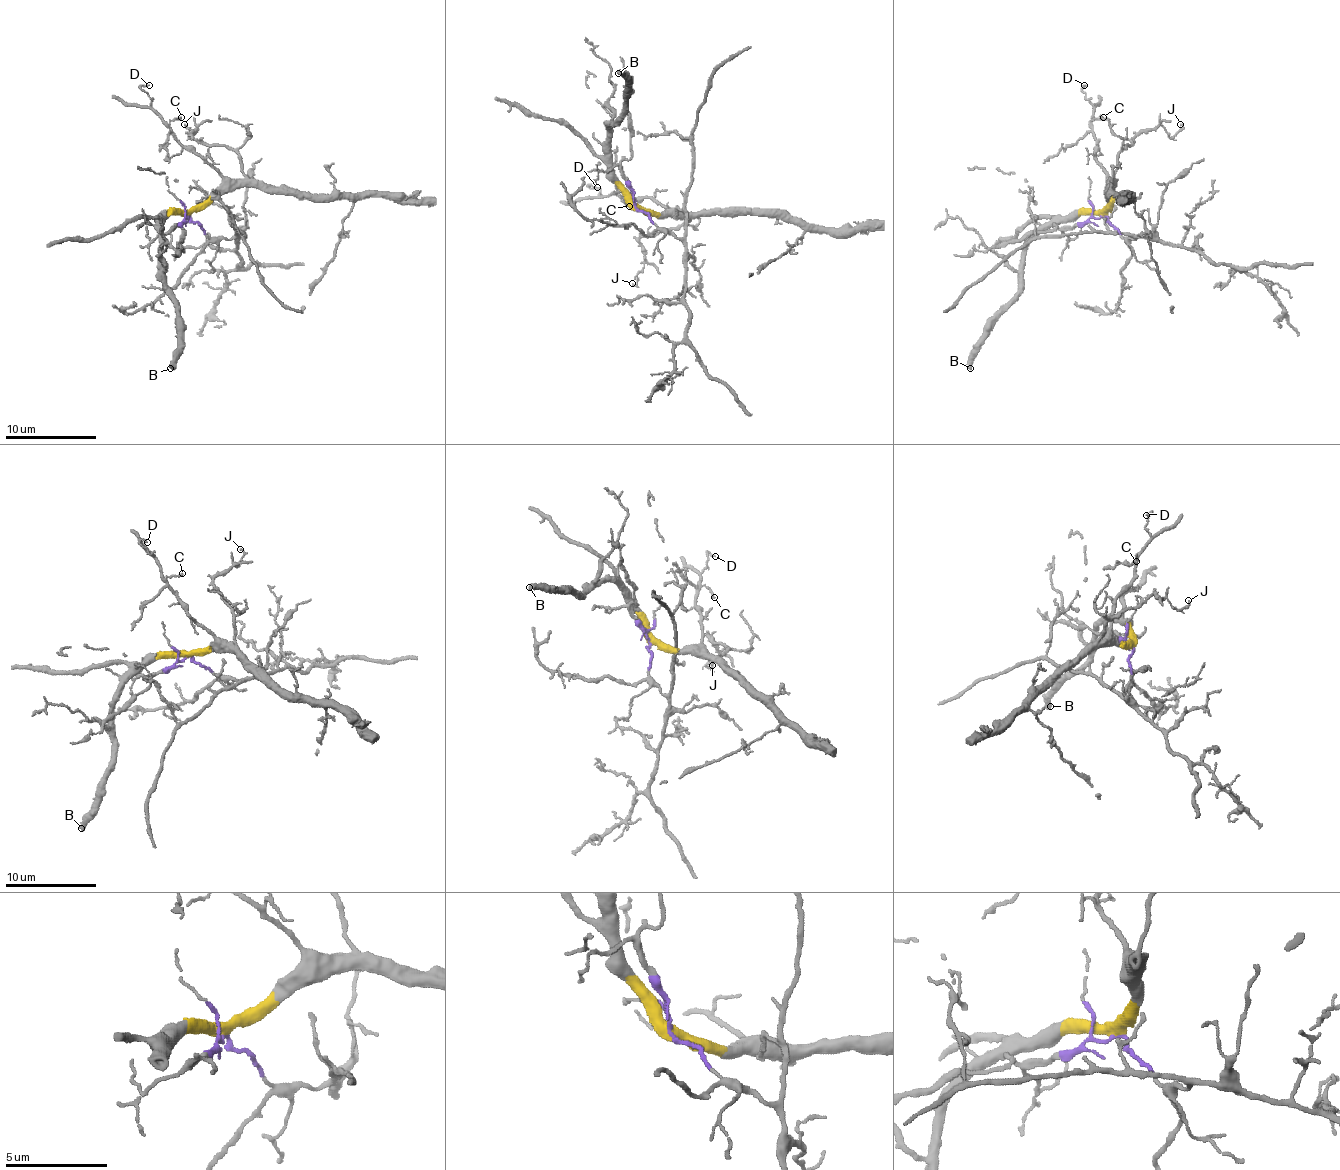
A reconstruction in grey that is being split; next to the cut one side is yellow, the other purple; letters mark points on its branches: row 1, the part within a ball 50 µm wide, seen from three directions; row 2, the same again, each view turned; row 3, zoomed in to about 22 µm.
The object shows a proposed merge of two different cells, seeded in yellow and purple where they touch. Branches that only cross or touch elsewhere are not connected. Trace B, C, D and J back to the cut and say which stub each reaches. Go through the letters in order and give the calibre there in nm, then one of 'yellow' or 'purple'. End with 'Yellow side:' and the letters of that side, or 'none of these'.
B: 480 nm | yellow
C: 150 nm | yellow
D: 150 nm | yellow
J: 150 nm | yellow
Yellow side: B, C, D, J

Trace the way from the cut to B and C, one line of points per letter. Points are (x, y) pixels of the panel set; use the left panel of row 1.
B: (186, 215), (170, 215), (163, 222), (161, 242), (165, 290), (177, 316), (177, 350), (170, 368)
C: (186, 215), (209, 196), (223, 178), (177, 139), (170, 123), (181, 116)

